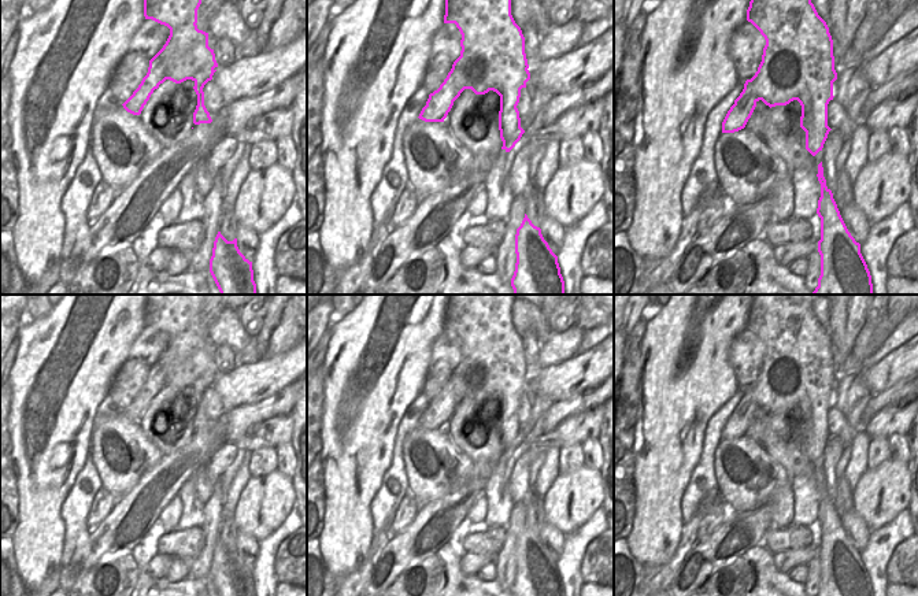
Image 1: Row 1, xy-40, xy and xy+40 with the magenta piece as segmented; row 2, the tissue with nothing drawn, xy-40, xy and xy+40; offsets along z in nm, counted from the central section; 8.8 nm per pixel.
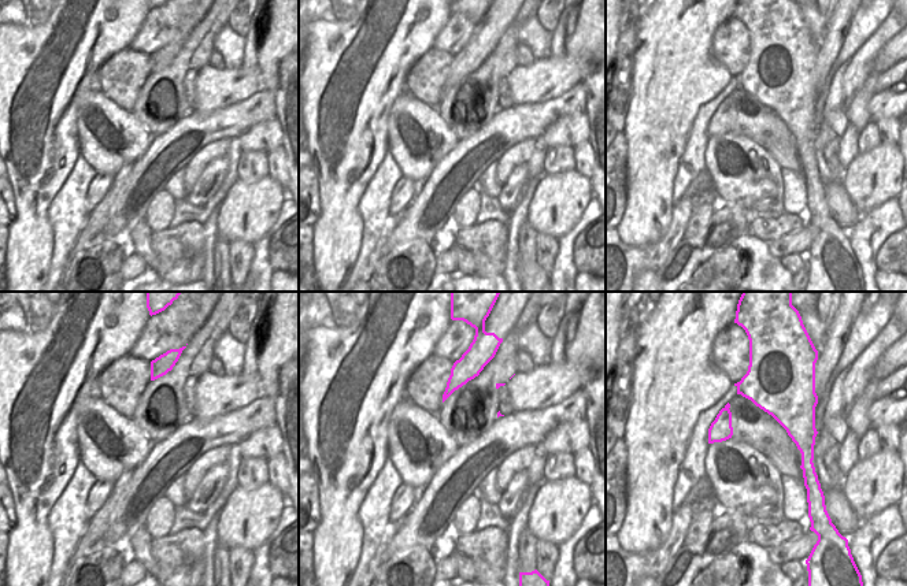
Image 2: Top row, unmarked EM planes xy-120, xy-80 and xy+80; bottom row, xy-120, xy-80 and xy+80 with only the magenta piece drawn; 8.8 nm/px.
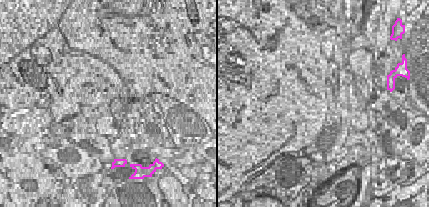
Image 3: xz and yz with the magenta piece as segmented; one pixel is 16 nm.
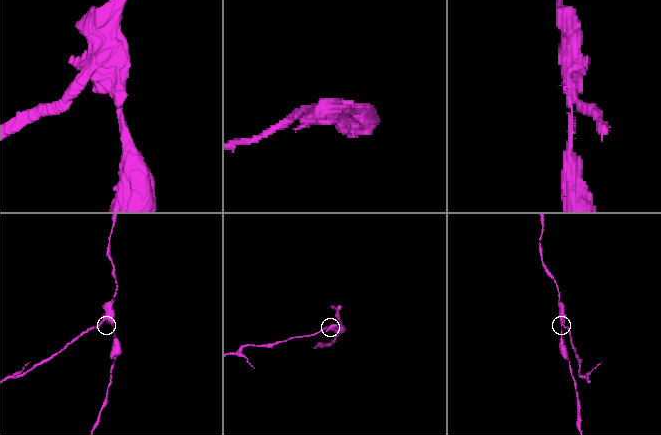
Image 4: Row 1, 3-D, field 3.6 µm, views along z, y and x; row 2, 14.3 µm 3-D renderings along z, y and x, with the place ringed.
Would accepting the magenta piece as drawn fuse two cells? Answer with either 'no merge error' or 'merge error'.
merge error

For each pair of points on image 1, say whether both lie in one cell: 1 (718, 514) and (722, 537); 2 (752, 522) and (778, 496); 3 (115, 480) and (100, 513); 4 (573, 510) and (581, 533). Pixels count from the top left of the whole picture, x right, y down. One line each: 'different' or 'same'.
1: different
2: different
3: different
4: different

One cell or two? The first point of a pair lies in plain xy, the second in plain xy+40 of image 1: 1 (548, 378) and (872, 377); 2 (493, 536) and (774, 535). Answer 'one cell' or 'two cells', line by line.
1: one cell
2: one cell

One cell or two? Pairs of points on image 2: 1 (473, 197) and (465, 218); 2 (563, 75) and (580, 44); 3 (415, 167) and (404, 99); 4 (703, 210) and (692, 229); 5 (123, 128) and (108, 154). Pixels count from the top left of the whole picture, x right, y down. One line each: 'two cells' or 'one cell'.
1: one cell
2: two cells
3: one cell
4: one cell
5: one cell

